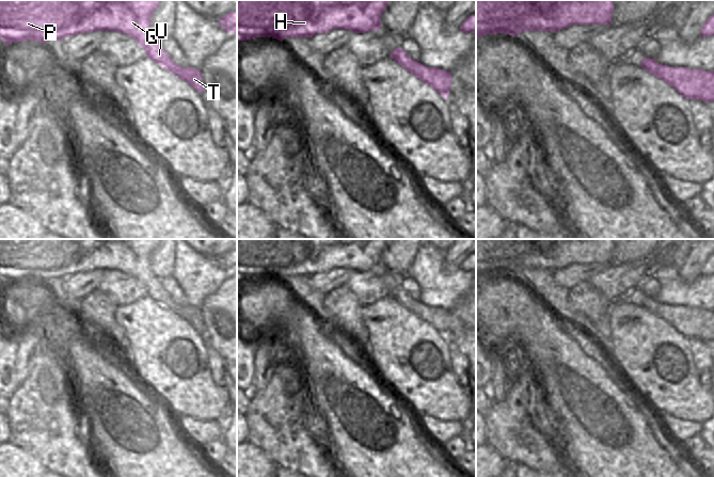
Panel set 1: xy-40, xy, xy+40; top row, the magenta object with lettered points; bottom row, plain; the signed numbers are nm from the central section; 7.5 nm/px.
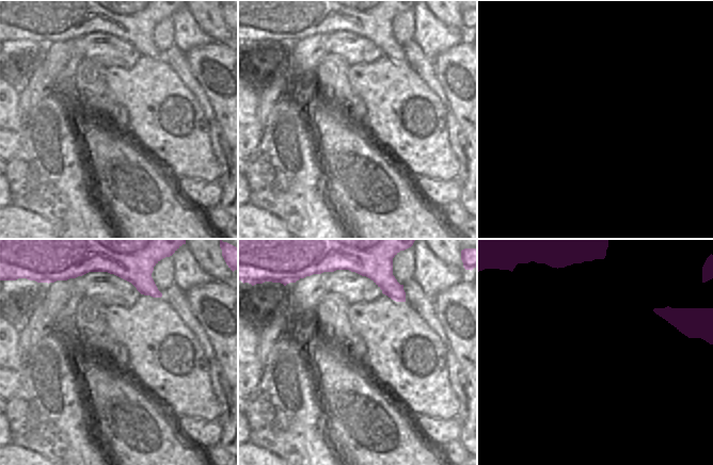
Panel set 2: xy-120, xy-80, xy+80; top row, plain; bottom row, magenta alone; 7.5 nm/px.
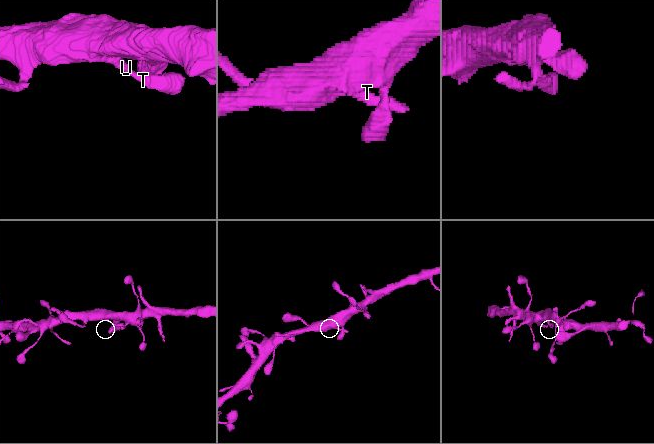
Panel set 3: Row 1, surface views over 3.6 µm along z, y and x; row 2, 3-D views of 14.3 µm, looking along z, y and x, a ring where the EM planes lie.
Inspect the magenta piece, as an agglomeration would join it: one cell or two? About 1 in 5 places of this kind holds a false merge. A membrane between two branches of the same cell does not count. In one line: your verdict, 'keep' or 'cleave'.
keep

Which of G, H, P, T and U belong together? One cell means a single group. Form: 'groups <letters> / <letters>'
groups G H P T U

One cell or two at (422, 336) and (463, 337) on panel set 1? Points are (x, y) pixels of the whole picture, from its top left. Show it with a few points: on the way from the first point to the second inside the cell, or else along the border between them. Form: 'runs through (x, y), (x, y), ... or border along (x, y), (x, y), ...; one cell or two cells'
border along (446, 338), (449, 342); two cells

